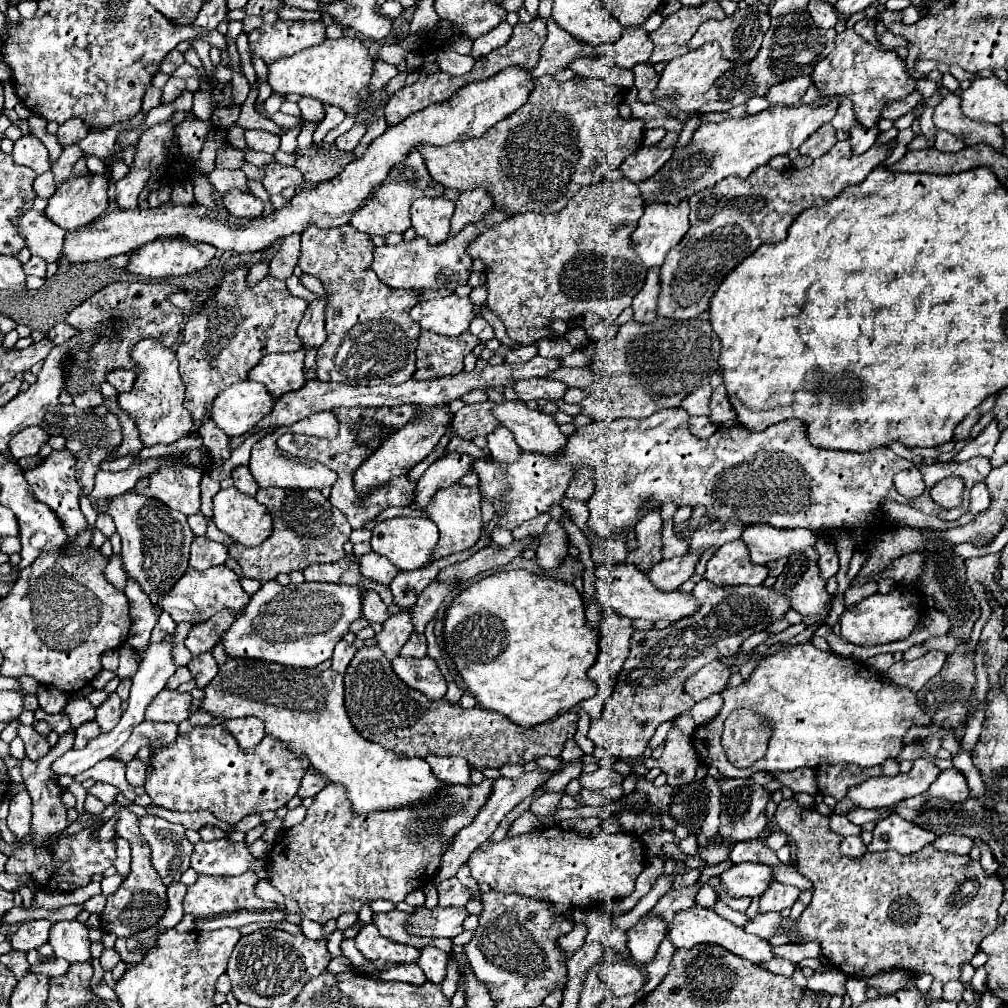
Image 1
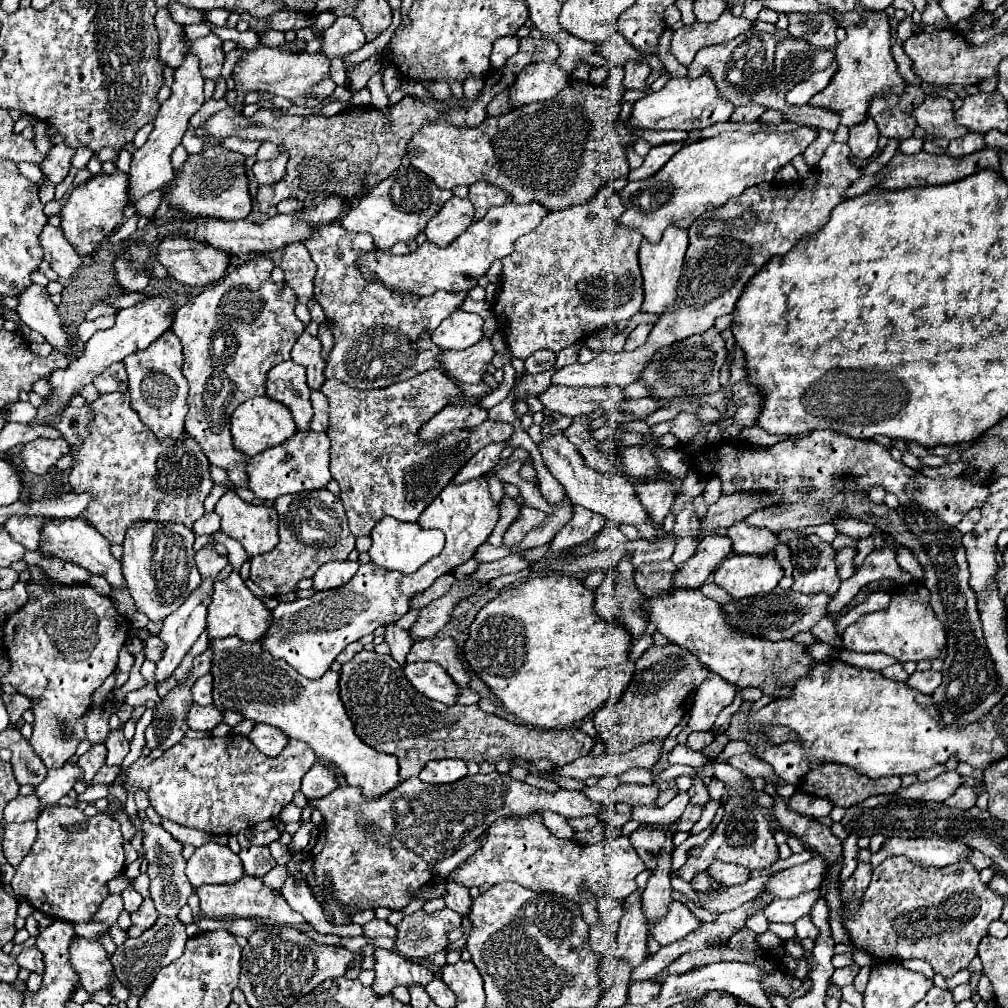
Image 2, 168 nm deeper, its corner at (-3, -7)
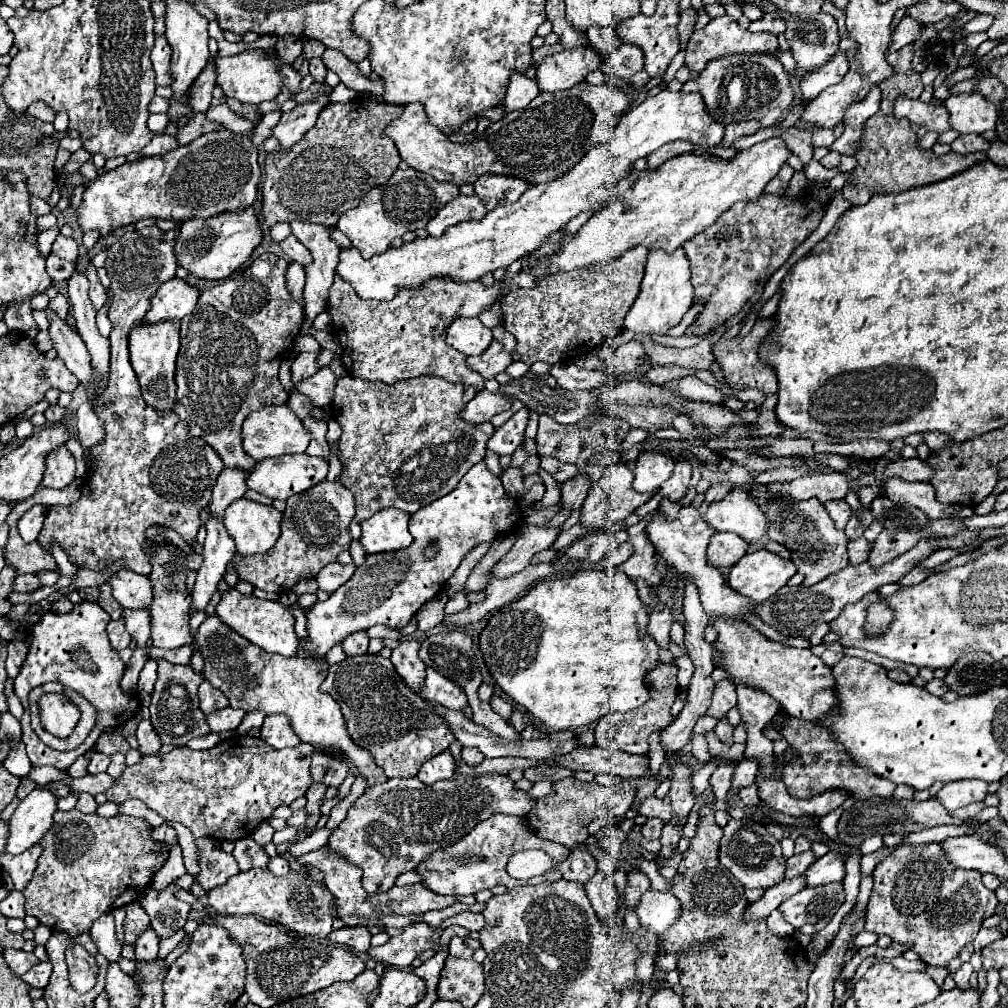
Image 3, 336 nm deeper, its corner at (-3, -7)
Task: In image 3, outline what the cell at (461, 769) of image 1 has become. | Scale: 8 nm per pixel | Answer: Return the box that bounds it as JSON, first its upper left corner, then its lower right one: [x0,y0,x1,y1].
[417,751,455,785]

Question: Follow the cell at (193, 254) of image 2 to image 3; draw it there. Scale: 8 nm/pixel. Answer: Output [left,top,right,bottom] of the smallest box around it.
[175,207,261,279]

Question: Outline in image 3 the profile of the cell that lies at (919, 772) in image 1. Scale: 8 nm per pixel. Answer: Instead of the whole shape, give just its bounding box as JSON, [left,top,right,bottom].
[933,779,987,811]

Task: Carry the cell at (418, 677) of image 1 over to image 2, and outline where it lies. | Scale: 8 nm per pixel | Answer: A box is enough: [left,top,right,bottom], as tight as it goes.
[405,663,459,705]

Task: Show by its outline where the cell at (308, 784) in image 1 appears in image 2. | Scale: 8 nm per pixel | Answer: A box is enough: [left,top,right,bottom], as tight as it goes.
[301,763,337,799]

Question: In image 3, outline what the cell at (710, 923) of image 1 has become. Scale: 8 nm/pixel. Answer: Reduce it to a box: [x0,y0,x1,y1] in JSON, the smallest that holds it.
[637,889,681,951]

